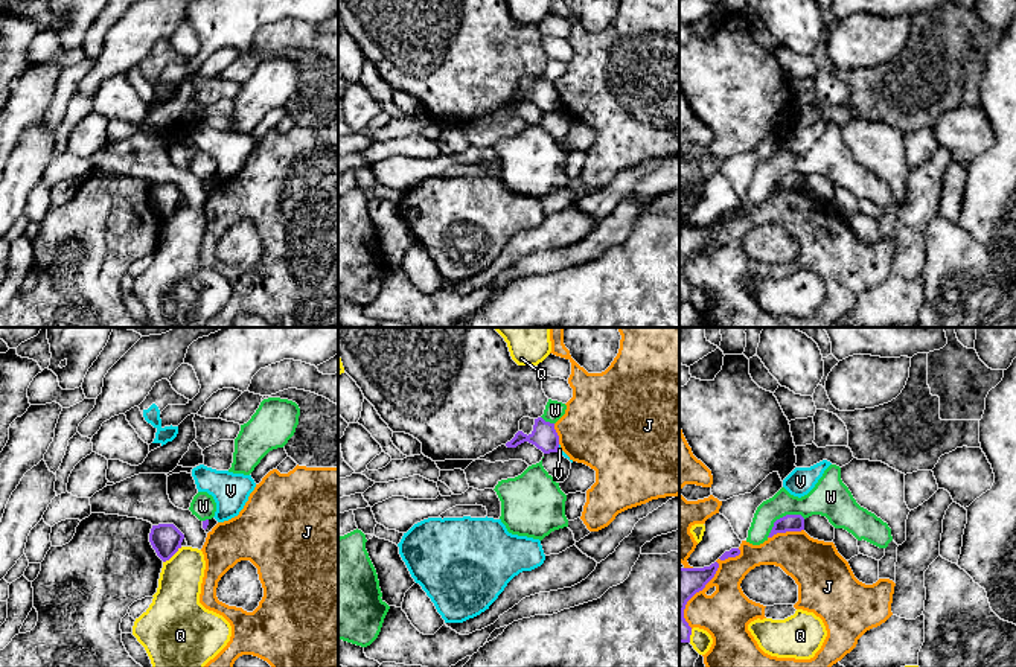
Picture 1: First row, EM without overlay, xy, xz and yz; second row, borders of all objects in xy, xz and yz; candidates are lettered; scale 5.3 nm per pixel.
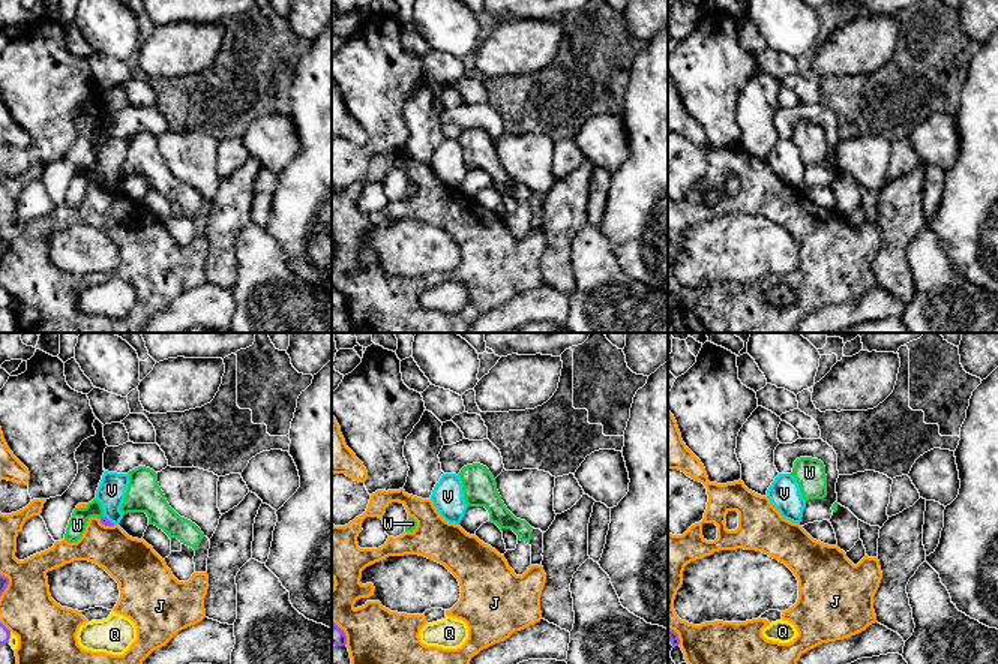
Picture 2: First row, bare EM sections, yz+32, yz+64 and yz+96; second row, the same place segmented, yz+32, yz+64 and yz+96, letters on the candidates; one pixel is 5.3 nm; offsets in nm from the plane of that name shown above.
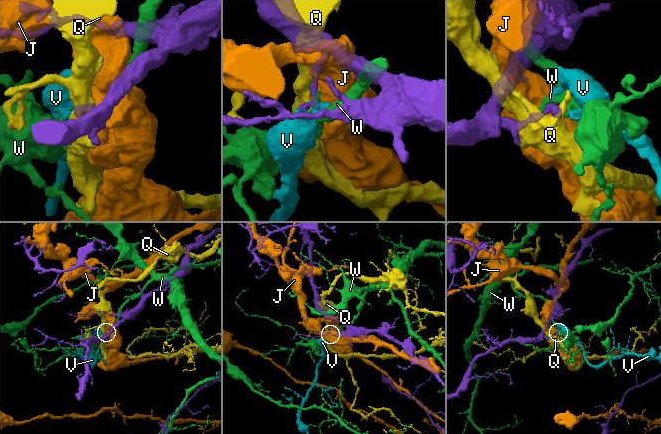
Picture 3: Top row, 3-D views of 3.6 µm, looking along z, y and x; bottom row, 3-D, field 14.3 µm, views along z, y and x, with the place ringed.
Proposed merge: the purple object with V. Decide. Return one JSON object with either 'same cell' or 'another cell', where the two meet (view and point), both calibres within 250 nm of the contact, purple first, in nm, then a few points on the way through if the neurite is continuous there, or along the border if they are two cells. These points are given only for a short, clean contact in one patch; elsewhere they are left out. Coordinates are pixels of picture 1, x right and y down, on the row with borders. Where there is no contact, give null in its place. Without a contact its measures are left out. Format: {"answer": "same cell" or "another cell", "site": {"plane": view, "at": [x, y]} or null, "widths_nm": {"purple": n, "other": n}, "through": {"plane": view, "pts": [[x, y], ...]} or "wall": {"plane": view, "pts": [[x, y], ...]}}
{"answer": "another cell", "site": {"plane": "xz", "at": [558, 446]}, "widths_nm": {"purple": 140, "other": 30}, "wall": {"plane": "xz", "pts": [[559, 445], [556, 451]]}}

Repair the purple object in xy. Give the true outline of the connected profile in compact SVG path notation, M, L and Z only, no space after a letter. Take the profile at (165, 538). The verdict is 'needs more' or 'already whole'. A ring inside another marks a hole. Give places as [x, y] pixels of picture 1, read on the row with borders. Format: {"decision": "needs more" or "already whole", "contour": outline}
{"decision": "already whole", "contour": "M174 524L152 525L149 533L149 542L163 562L181 548L183 539L184 535Z"}

